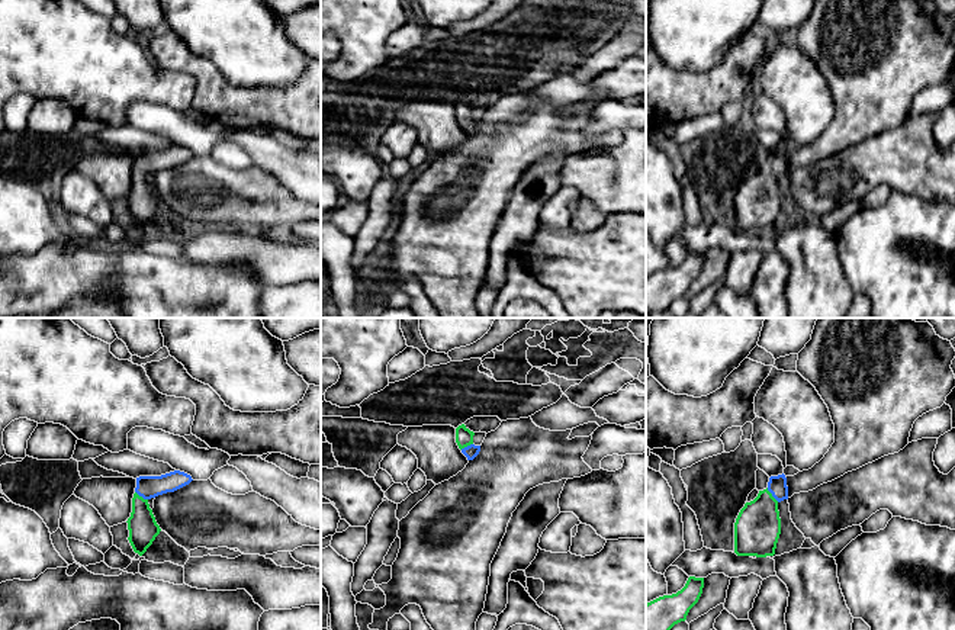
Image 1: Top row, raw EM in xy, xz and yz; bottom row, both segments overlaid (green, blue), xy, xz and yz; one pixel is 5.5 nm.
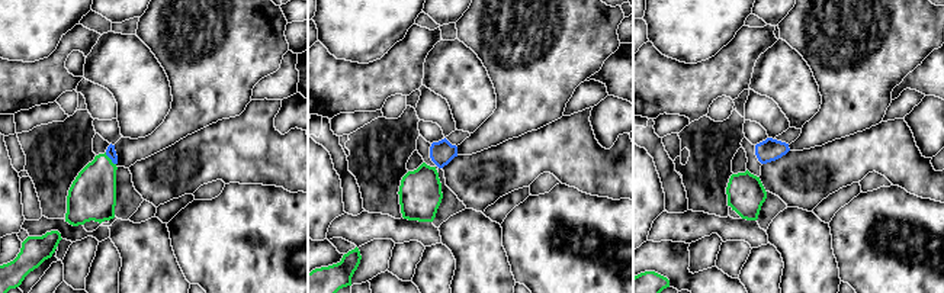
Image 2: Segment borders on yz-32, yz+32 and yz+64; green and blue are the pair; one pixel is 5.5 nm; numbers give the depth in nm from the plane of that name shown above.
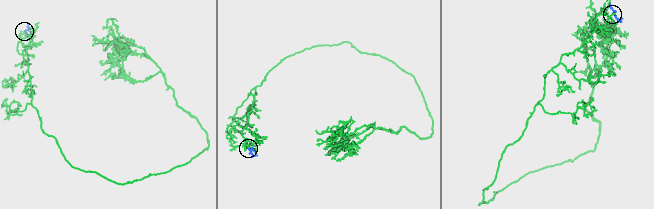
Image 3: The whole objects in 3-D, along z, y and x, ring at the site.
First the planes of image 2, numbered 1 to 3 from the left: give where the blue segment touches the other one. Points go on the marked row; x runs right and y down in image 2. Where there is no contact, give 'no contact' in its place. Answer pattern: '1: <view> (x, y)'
1: yz-32 (109, 158)
2: no contact
3: no contact

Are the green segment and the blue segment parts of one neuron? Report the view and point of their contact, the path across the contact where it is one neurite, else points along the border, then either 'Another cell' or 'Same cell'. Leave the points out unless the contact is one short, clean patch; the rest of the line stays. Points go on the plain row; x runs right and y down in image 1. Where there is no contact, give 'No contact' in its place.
Touches green at yz (771, 170). Path across: yz (758, 201), (771, 170), (777, 160). Same cell

